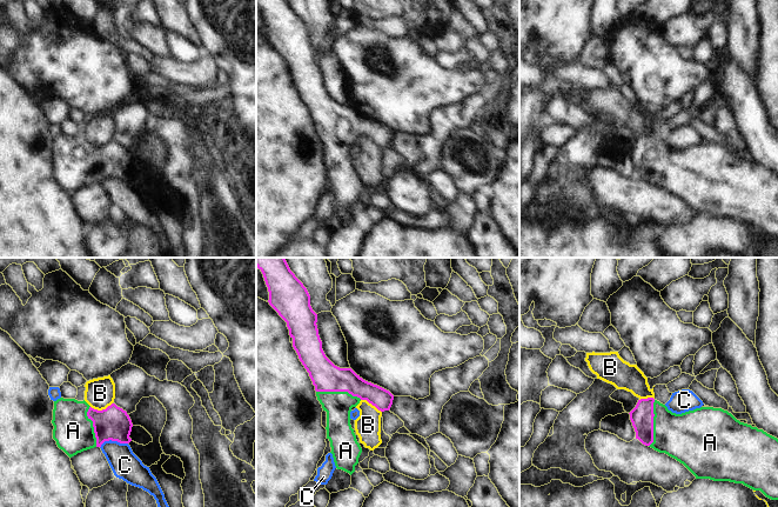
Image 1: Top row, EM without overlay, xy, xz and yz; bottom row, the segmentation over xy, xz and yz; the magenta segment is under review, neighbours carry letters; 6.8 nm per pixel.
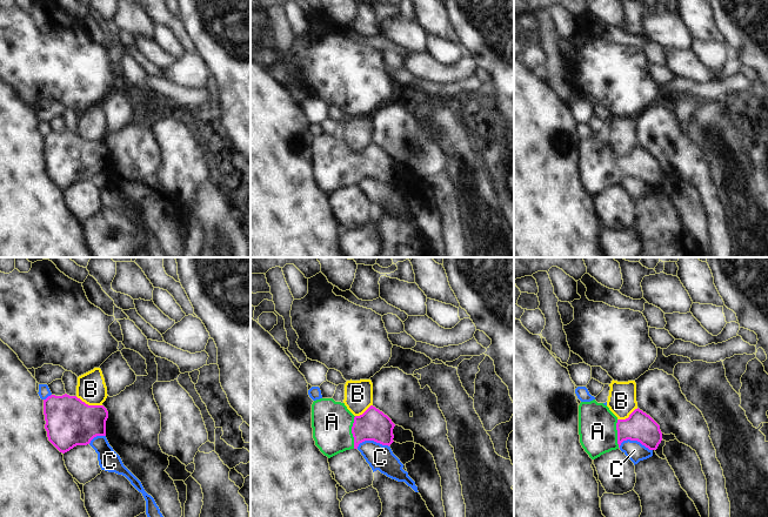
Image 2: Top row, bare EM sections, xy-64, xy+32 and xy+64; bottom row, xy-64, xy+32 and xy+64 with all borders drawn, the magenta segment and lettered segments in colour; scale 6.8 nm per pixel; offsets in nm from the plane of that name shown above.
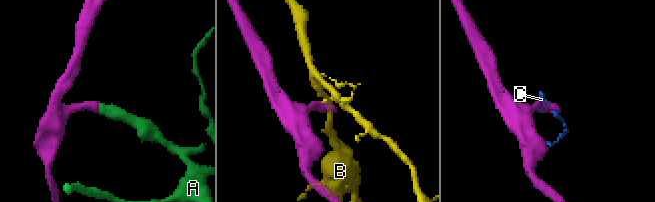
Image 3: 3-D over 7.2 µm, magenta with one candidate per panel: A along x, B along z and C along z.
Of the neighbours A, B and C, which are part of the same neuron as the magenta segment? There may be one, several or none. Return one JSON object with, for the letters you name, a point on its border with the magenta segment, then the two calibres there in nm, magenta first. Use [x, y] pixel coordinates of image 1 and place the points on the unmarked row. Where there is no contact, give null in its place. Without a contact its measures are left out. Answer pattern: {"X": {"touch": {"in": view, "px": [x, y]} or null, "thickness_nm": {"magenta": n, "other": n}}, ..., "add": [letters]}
{"A": {"touch": {"in": "yz", "px": [652, 160]}, "thickness_nm": {"magenta": 160, "other": 320}}, "add": ["A"]}

